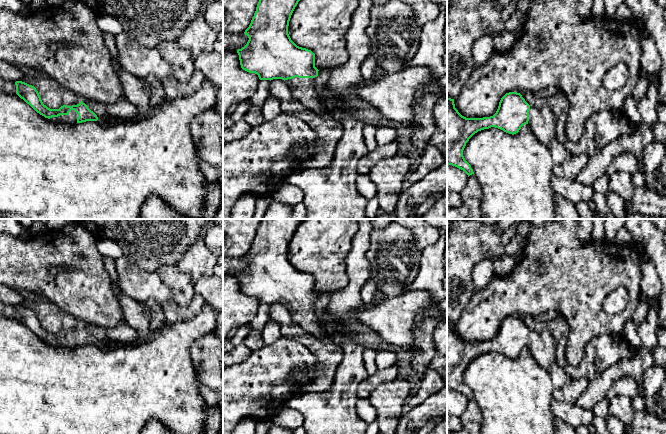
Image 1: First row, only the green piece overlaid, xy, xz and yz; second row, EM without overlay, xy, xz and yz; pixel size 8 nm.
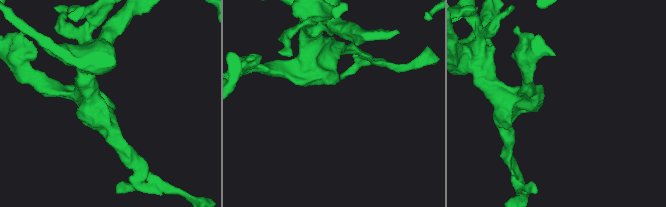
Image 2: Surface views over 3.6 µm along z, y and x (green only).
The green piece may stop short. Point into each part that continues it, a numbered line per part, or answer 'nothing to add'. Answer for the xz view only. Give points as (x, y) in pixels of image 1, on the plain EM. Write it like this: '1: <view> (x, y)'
1: xz (305, 314)

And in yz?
1: yz (542, 344)

